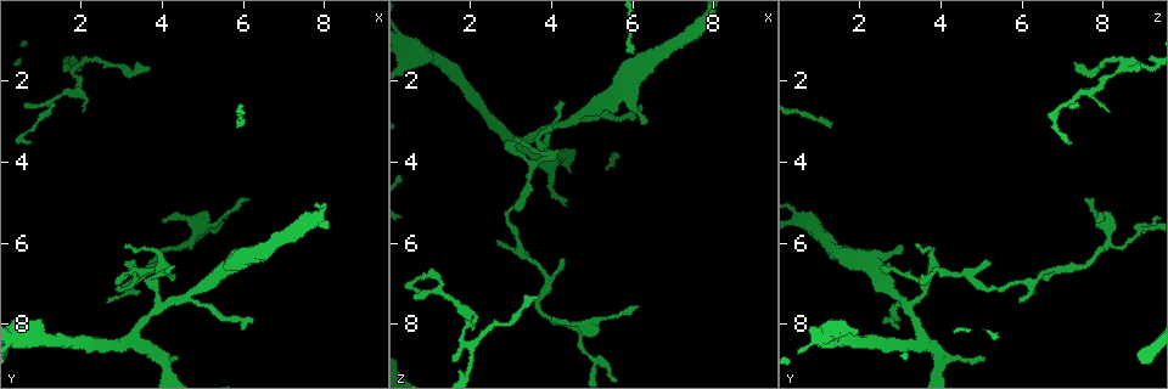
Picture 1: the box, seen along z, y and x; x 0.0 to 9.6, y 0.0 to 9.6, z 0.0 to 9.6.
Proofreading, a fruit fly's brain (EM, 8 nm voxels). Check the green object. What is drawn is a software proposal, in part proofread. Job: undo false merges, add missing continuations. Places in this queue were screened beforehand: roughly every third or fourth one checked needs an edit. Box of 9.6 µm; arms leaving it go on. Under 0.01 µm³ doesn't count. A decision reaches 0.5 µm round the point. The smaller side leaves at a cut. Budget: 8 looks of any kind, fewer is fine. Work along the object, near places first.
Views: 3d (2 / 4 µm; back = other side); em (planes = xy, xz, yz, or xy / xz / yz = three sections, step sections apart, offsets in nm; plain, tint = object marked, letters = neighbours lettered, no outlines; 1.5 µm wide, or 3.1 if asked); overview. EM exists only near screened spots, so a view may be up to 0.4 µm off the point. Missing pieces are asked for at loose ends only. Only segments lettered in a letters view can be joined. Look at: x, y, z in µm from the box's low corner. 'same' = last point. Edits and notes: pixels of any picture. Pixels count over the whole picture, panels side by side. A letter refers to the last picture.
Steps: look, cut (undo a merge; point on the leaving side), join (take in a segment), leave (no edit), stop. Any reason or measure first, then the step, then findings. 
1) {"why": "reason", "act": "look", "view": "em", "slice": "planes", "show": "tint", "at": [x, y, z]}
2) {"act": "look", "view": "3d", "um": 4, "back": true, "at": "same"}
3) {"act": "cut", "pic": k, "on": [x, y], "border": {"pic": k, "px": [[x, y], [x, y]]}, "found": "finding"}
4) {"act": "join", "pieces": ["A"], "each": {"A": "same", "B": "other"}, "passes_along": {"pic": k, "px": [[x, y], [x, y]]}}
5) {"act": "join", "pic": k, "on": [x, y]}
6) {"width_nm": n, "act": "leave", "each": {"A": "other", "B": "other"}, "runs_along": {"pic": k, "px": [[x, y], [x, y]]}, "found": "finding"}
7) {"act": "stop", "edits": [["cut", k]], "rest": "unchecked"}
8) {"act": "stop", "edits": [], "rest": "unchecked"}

{"why": "an open end", "act": "look", "view": "em", "slice": "planes", "show": "letters", "at": [0.65, 2.55, 7.35]}

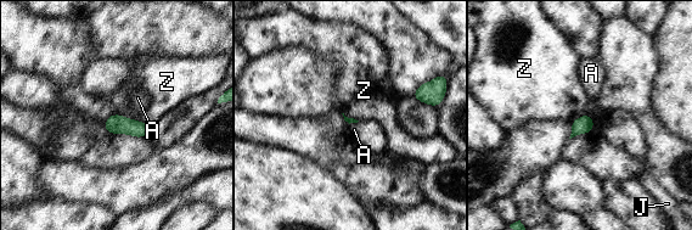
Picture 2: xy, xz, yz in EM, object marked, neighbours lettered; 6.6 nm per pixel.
{"act": "leave", "each": {"A": "other", "J": "other", "Z": "other"}, "border": {"pic": 2, "px": [[113, 113], [140, 119], [150, 125]]}, "found": "no lettered segment goes on from it"}

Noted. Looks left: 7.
{"act": "look", "view": "em", "slice": "planes", "show": "letters", "at": [3.90, 7.60, 3.20]}

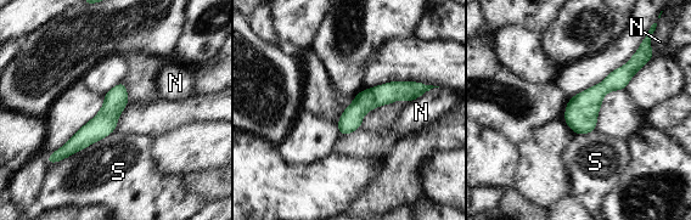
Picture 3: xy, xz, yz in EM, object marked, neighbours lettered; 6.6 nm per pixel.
{"act": "leave", "each": {"N": "other", "S": "other"}, "border": {"pic": 3, "px": [[114, 130], [51, 164]]}, "found": "all the same cell"}

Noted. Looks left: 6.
{"why": "tapers out", "act": "look", "view": "em", "slice": "planes", "show": "letters", "at": [3.10, 5.95, 3.45]}

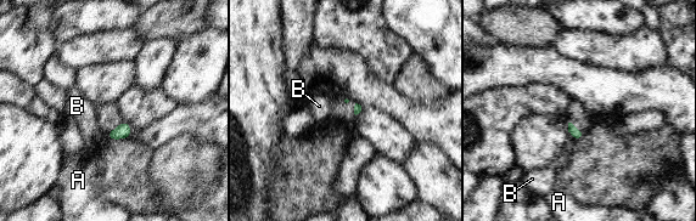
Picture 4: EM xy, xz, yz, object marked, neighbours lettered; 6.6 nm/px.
{"act": "leave", "each": {"A": "other", "B": "other"}, "border": {"pic": 4, "px": [[571, 136], [576, 140]]}, "found": "none of them fits"}

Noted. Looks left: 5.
{"act": "stop", "edits": [], "rest": "unchecked"}

